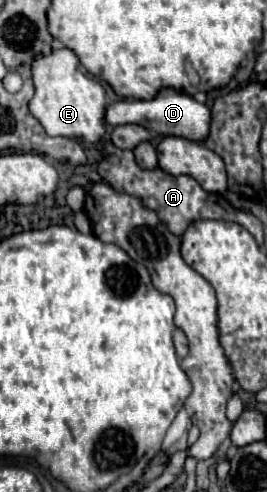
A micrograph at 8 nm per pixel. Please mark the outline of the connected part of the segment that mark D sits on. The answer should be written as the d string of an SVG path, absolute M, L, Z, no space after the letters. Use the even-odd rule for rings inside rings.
M162 89L150 101L116 101L106 111L106 121L110 125L126 125L136 123L148 127L160 135L176 135L192 141L204 141L208 137L208 123L210 123L210 109L198 101L194 101L186 93L178 93L174 89Z

